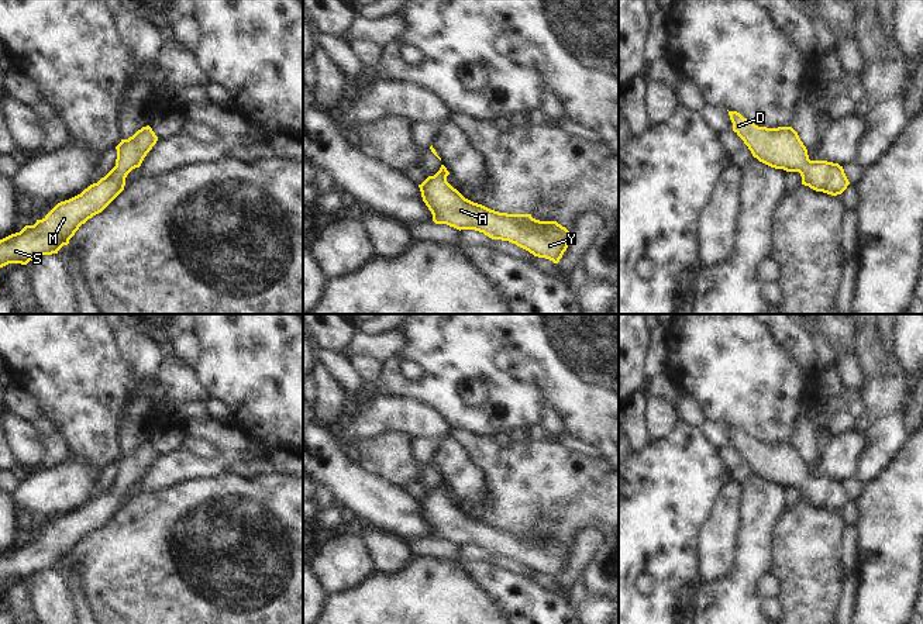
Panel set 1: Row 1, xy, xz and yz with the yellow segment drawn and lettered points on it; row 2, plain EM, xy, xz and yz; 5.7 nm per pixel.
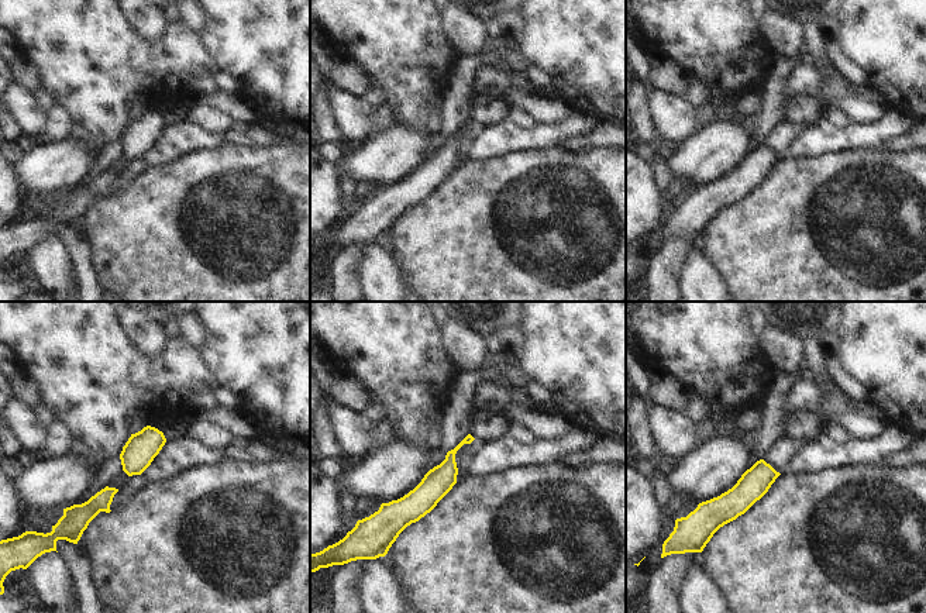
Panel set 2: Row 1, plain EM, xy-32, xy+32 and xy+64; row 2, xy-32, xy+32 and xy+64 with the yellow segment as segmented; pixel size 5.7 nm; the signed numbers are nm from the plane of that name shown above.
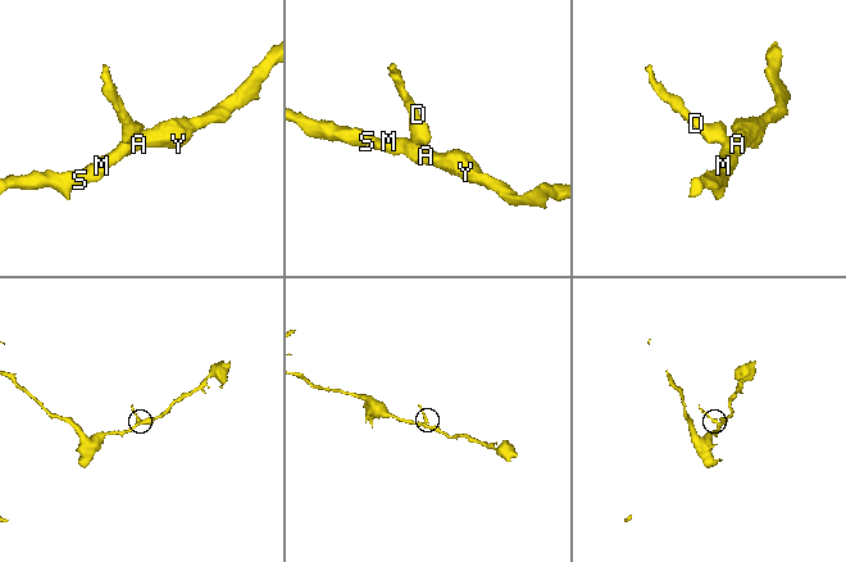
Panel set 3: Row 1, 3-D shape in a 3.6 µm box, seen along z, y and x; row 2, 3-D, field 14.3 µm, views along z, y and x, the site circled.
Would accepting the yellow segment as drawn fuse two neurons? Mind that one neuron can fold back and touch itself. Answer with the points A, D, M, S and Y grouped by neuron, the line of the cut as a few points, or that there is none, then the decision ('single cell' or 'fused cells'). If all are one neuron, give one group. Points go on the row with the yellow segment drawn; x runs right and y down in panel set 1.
groups A D M S Y; cut none; single cell

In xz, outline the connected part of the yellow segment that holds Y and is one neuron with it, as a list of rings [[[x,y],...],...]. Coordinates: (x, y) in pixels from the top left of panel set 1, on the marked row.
[[[444,165],[419,185],[423,201],[435,224],[475,230],[492,239],[516,244],[534,256],[558,263],[569,244],[569,231],[557,221],[540,221],[531,214],[507,214],[465,199],[448,182]]]

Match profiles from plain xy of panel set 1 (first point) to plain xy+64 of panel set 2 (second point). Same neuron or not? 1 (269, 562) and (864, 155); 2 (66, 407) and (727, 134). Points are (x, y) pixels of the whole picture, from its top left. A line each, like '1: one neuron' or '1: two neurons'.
1: one neuron
2: two neurons

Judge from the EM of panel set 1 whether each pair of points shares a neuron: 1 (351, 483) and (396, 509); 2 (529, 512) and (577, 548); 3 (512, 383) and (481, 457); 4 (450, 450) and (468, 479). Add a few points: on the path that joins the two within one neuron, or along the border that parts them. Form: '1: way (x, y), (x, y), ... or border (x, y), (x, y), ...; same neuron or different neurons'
1: way (362, 492), (385, 506); same neuron
2: border (593, 526), (581, 528), (568, 545); different neurons
3: border (457, 428), (465, 428), (491, 438); different neurons
4: way (450, 457), (461, 472); same neuron

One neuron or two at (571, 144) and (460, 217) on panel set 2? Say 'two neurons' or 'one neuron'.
two neurons

